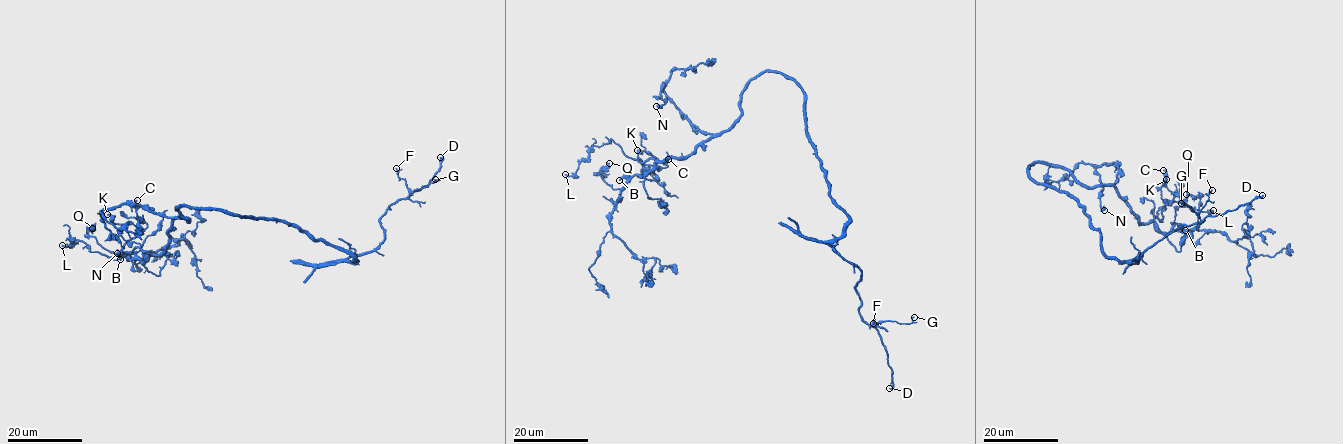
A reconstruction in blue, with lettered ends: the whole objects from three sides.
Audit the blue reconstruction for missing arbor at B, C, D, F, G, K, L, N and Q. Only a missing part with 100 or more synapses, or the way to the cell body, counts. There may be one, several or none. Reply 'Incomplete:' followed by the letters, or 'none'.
Incomplete: D

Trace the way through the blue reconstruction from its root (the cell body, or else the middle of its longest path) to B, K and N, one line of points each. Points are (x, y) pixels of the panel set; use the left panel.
B: (213, 210), (179, 205), (176, 210), (188, 220), (175, 218), (160, 253), (145, 252), (143, 261), (120, 259)
K: (213, 210), (179, 205), (188, 220), (175, 218), (158, 254), (121, 252), (136, 228), (107, 214)
N: (213, 210), (179, 205), (176, 210), (188, 221), (138, 205), (106, 208), (102, 219), (120, 243), (117, 253)

